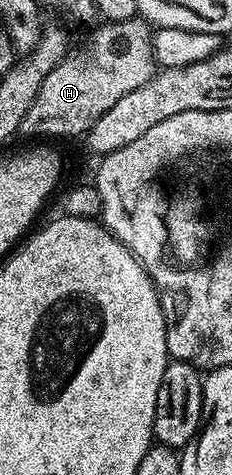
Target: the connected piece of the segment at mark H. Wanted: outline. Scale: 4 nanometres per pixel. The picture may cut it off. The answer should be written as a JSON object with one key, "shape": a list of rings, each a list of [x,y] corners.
{"shape":[[[136,18],[134,20],[126,20],[125,22],[113,22],[112,24],[103,22],[100,25],[100,28],[91,36],[91,53],[88,54],[87,60],[82,60],[81,57],[71,54],[62,60],[56,68],[49,70],[49,74],[45,74],[45,82],[41,82],[41,90],[37,90],[37,98],[33,98],[33,106],[29,106],[29,110],[25,114],[25,122],[21,122],[19,127],[18,135],[20,137],[32,136],[35,139],[32,141],[35,142],[55,142],[51,140],[63,140],[66,136],[82,137],[95,125],[97,118],[101,118],[101,114],[105,114],[105,110],[109,110],[109,106],[113,106],[120,98],[125,98],[125,94],[129,94],[129,90],[137,90],[137,86],[145,86],[145,82],[155,75],[157,65],[151,53],[151,32],[148,25],[142,19]]]}

